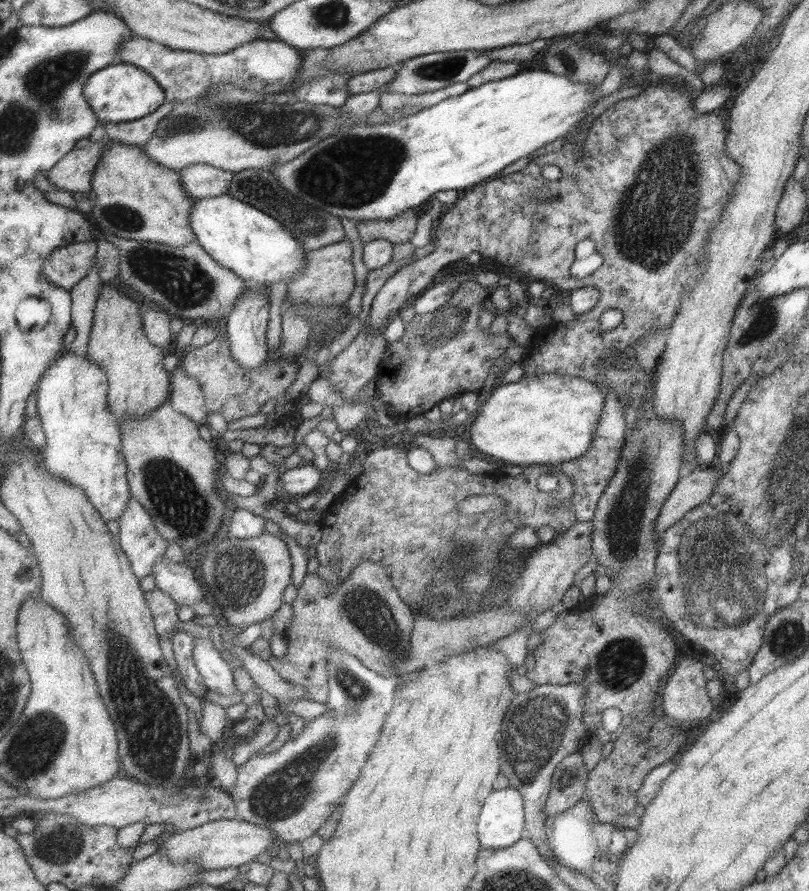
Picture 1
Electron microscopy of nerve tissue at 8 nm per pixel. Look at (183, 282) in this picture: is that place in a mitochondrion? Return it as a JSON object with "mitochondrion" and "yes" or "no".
{"mitochondrion":"yes"}

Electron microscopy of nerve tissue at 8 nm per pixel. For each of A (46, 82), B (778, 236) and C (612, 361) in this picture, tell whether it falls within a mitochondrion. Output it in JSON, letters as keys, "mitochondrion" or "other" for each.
{"A":"mitochondrion","B":"other","C":"mitochondrion"}

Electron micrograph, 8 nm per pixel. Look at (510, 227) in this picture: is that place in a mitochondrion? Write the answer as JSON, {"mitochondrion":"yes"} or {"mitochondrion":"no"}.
{"mitochondrion":"no"}

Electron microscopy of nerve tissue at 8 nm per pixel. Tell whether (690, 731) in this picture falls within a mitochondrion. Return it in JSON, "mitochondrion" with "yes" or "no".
{"mitochondrion":"no"}

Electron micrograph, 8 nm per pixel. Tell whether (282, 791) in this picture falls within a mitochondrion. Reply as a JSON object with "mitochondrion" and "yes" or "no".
{"mitochondrion":"yes"}

